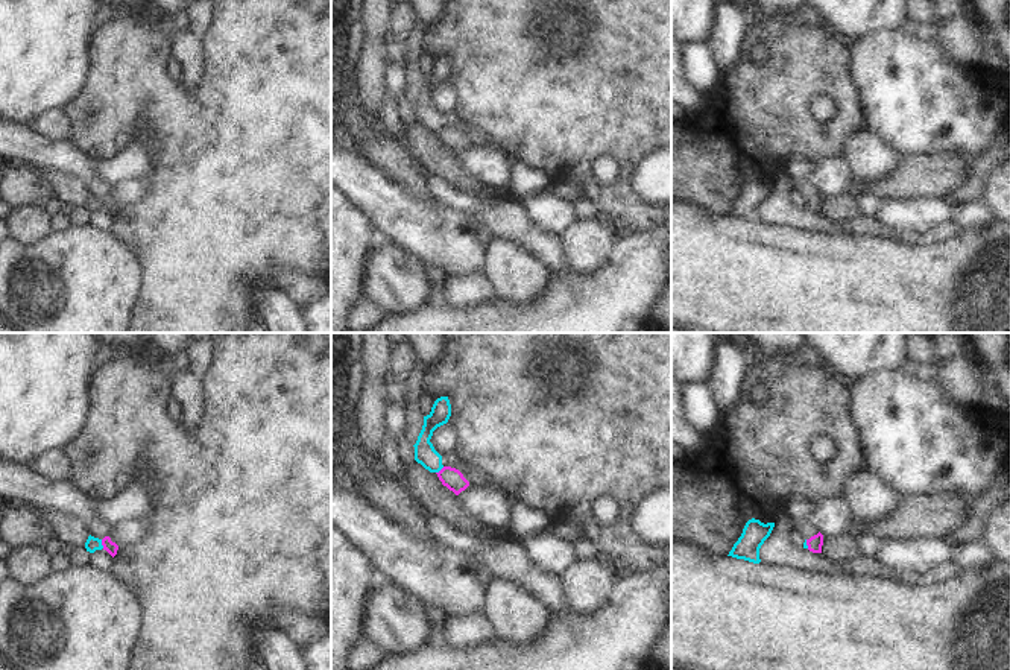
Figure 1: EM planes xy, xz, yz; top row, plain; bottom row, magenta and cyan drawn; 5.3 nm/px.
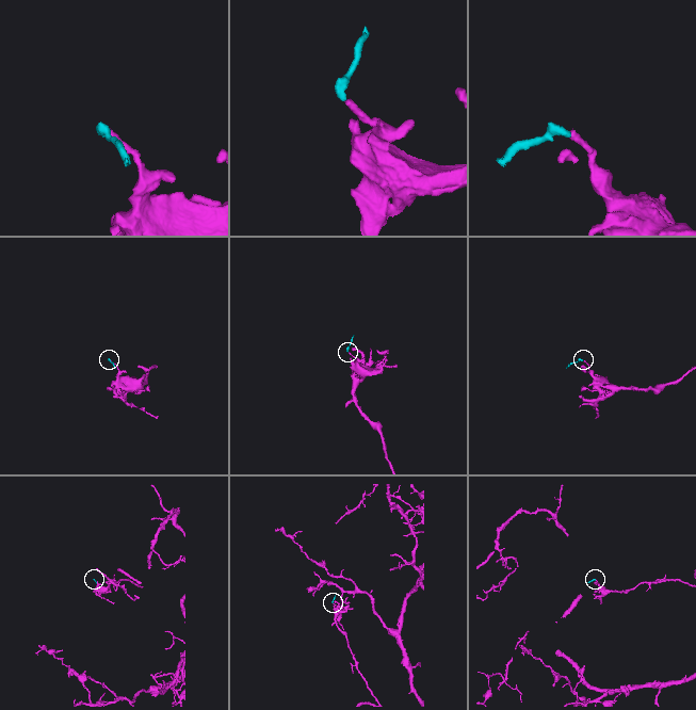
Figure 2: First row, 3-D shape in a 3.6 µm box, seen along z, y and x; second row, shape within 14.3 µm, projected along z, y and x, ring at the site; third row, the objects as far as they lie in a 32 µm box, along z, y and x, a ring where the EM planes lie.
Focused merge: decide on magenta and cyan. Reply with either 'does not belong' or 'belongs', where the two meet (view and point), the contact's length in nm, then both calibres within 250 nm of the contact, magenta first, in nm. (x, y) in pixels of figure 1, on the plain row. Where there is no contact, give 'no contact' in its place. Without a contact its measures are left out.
does not belong; contact xy (102, 204); length 50 nm; calibres 70 and 70 nm

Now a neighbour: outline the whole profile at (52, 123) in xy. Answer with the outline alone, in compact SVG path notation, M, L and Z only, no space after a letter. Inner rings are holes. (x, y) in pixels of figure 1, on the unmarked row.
M47 109L29 122L32 132L52 143L70 141L71 126L62 109Z

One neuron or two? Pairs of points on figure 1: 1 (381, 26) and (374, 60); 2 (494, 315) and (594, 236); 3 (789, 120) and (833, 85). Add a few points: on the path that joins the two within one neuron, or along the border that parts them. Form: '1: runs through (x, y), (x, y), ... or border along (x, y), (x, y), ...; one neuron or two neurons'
1: runs through (377, 34), (374, 52); one neuron
2: border along (602, 265), (590, 271), (567, 269); two neurons
3: runs through (796, 108), (820, 85); one neuron

